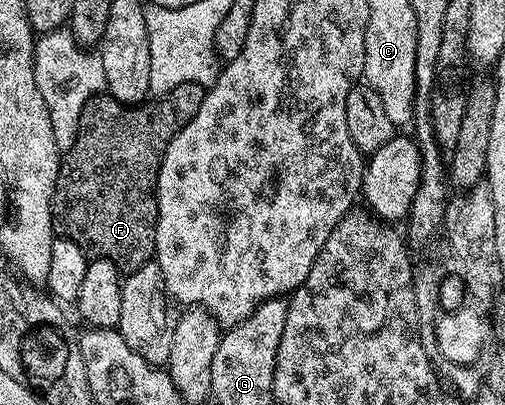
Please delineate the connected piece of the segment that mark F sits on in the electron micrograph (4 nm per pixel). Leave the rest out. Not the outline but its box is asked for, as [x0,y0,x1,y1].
[52,82,205,272]

